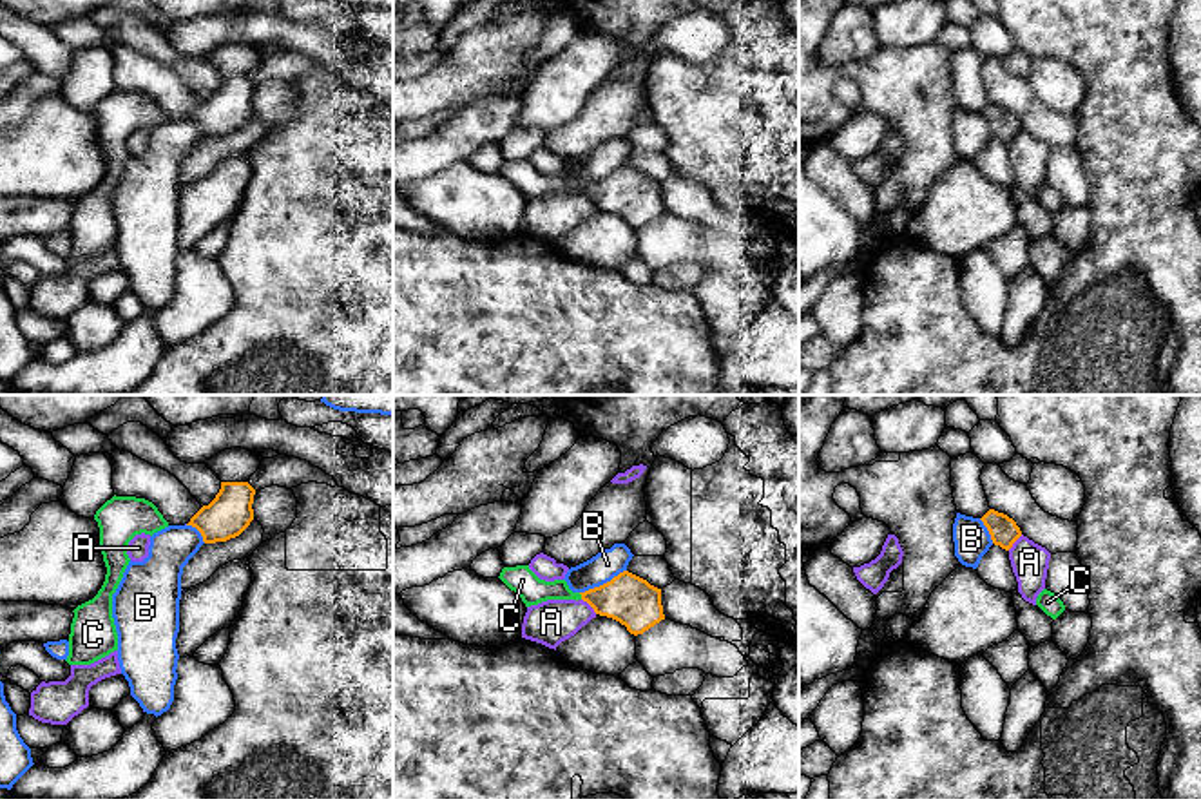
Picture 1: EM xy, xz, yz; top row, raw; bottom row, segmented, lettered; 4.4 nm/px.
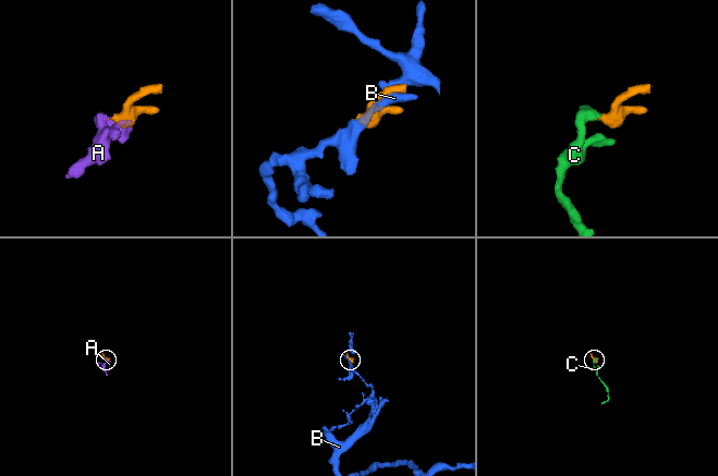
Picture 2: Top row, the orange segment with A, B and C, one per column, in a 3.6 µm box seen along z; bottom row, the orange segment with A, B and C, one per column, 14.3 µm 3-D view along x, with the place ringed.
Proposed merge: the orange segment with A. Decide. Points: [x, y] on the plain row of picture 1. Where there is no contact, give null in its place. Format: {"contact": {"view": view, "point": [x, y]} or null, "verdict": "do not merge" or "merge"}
{"contact": {"view": "xz", "point": [589, 198]}, "verdict": "do not merge"}

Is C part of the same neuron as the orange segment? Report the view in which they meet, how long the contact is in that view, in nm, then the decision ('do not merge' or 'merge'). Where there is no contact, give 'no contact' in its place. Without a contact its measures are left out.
xz | 40 nm | merge

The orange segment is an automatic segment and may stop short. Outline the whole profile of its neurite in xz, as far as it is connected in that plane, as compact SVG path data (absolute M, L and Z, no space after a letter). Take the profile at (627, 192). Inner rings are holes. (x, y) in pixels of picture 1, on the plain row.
M529 159L504 161L498 172L522 192L525 201L547 194L583 194L596 208L620 216L634 230L665 214L661 183L629 165L585 187L572 187L565 174L540 174Z

